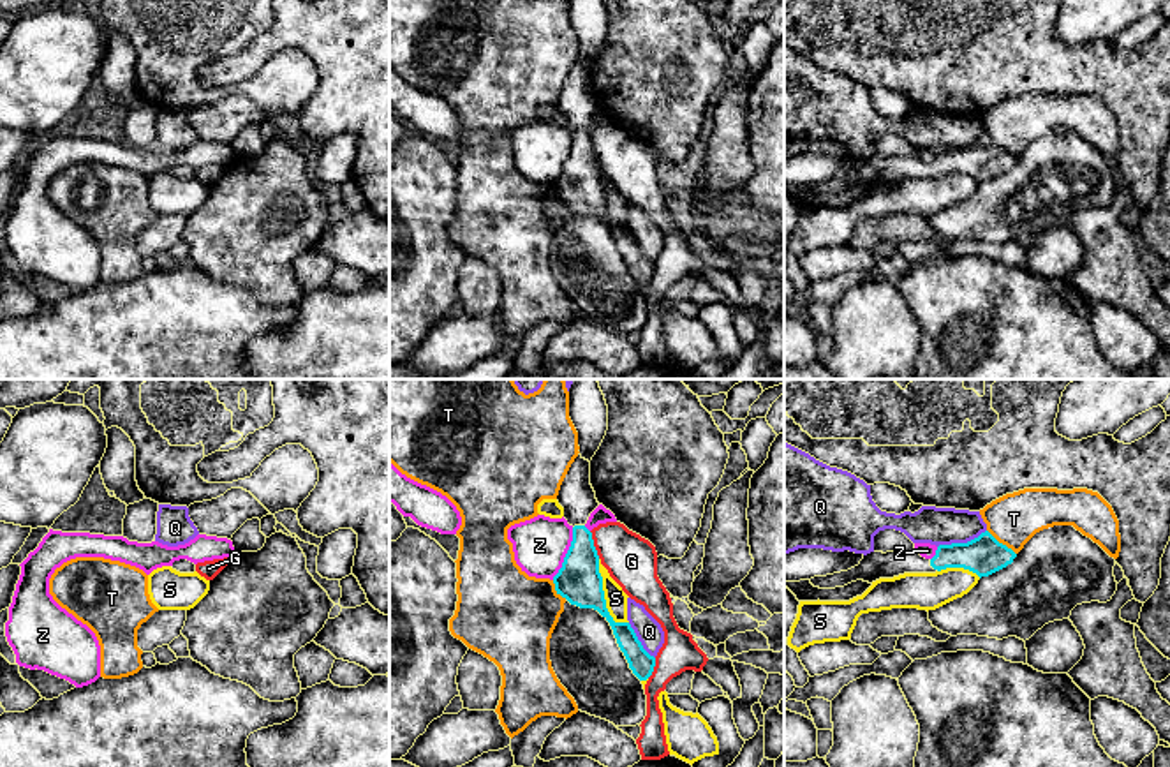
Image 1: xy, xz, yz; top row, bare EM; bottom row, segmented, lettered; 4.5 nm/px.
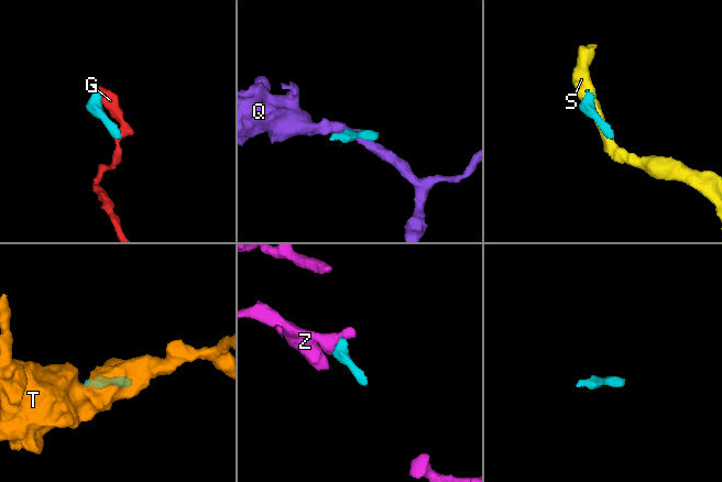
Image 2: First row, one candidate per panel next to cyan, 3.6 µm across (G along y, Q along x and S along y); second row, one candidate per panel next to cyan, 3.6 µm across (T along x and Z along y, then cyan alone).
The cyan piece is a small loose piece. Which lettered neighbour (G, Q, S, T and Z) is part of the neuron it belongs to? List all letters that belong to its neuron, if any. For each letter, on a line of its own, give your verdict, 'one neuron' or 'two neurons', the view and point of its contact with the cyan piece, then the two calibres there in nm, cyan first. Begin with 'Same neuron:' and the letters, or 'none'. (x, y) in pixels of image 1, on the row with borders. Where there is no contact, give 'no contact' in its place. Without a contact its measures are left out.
Same neuron: none
G: two neurons; contact xz (592, 545); calibres 200 and 240 nm
Q: two neurons; contact yz (961, 543); calibres 180 and 180 nm
S: two neurons; contact xz (603, 596); calibres 200 and 100 nm
T: two neurons; contact yz (1001, 543); calibres 180 and 240 nm
Z: two neurons; contact xz (566, 554); calibres 200 and 240 nm

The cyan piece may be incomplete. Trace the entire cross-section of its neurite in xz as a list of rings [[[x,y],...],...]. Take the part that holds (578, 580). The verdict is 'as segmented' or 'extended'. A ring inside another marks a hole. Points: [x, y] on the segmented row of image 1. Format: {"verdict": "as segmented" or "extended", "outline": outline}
{"verdict": "extended", "outline": [[[580,453],[560,485],[557,501],[564,508],[564,518],[573,527],[571,547],[562,568],[553,577],[557,594],[580,608],[597,610],[610,622],[633,674],[640,681],[647,681],[654,672],[655,658],[643,649],[631,624],[615,622],[606,608],[599,555],[592,532],[585,527],[599,503],[590,485],[590,462]]]}

